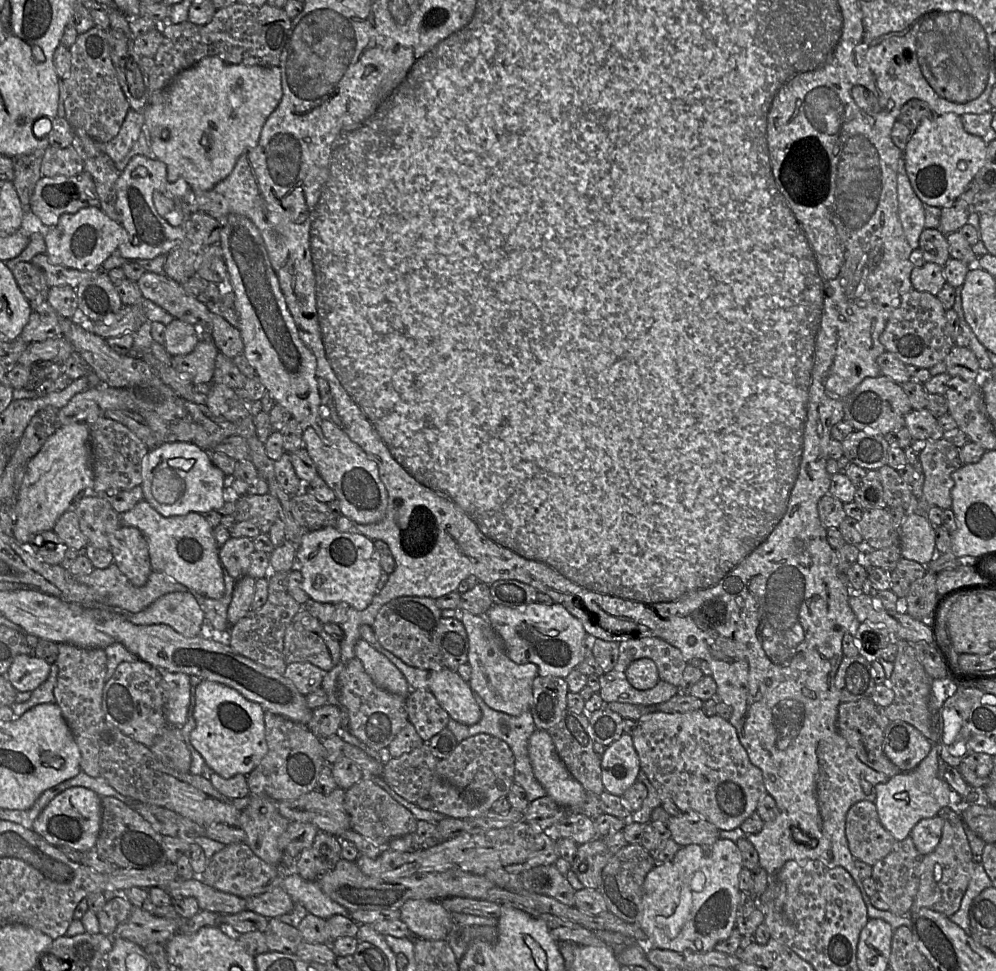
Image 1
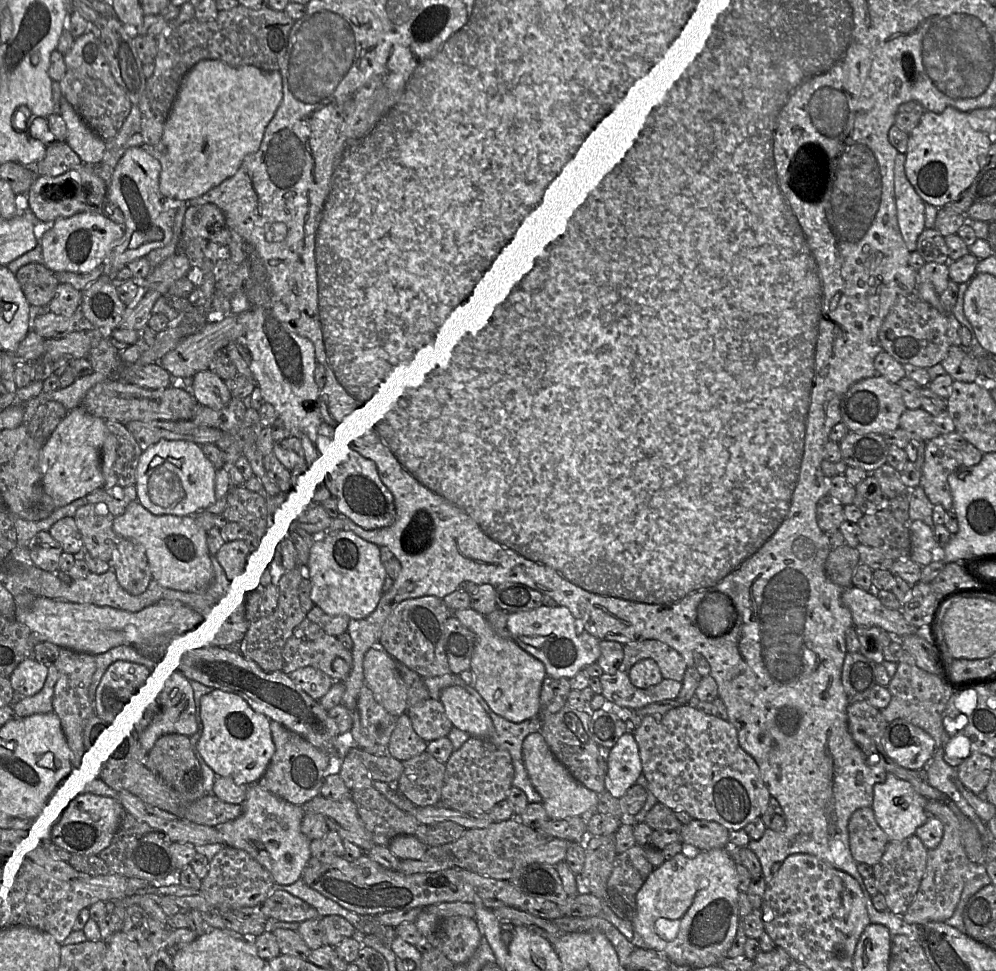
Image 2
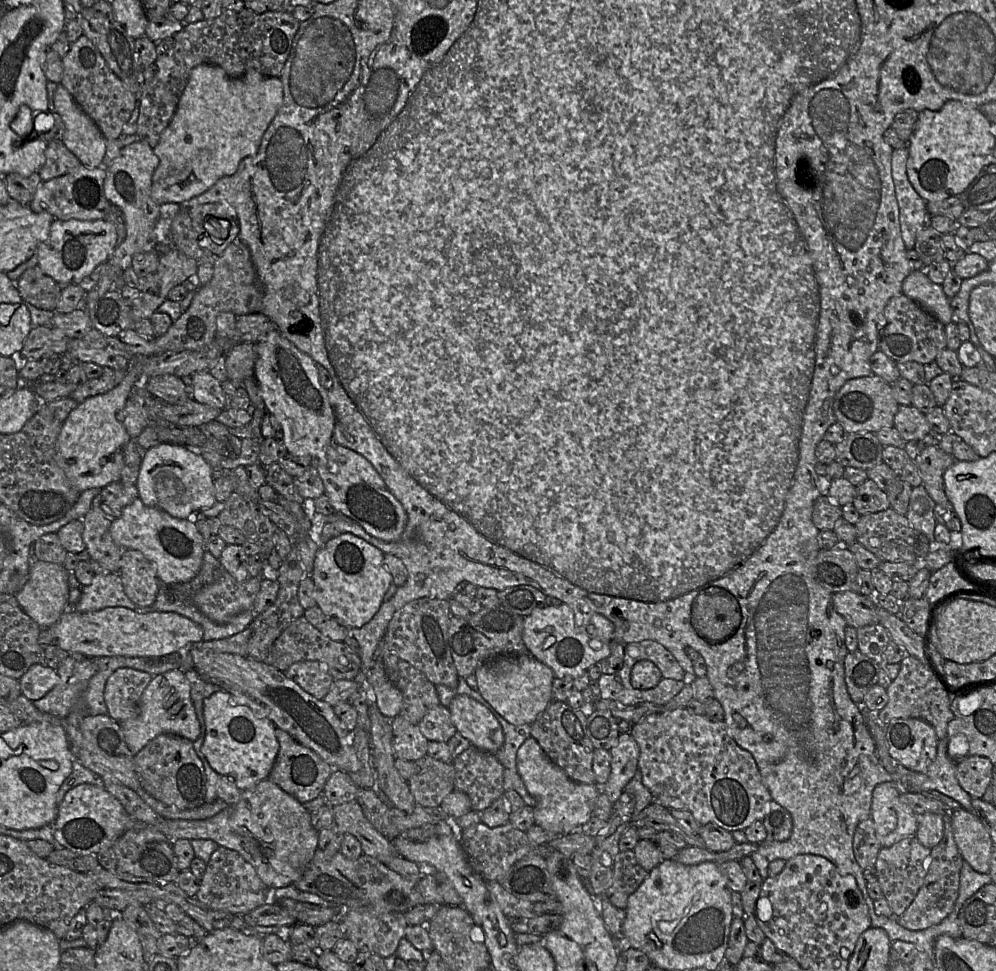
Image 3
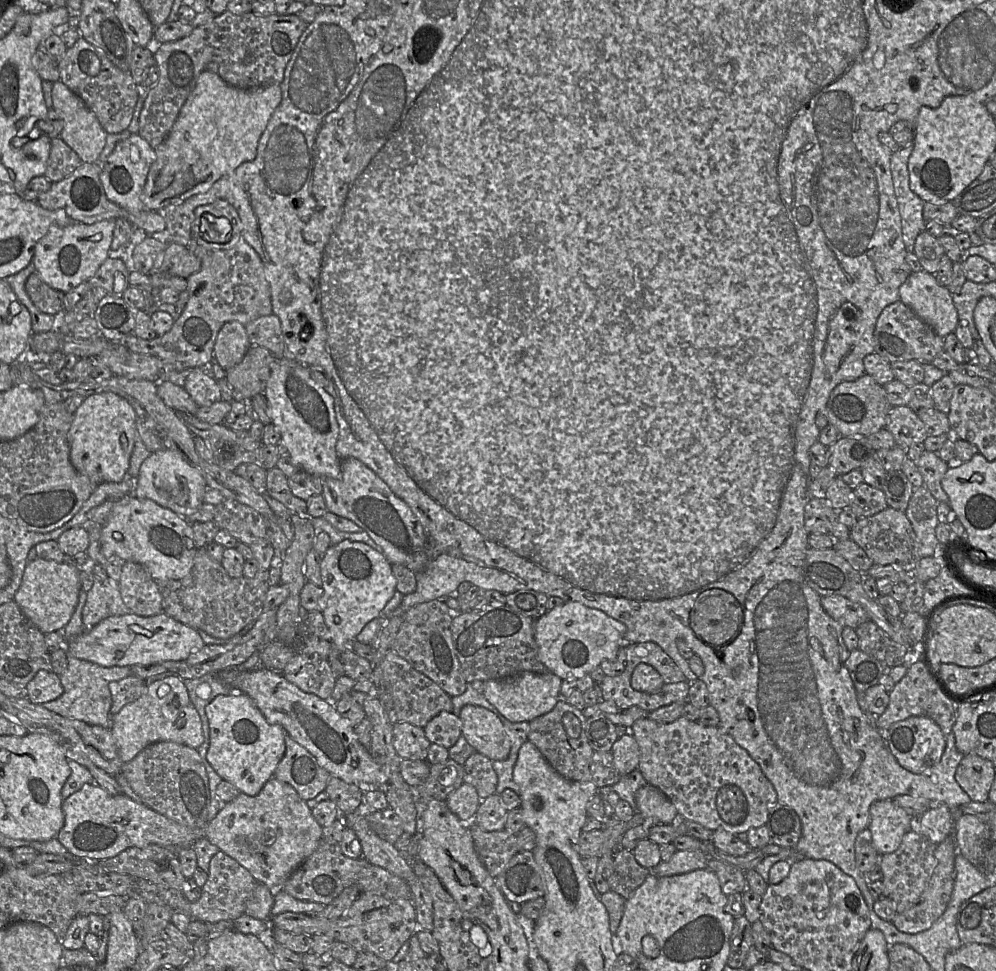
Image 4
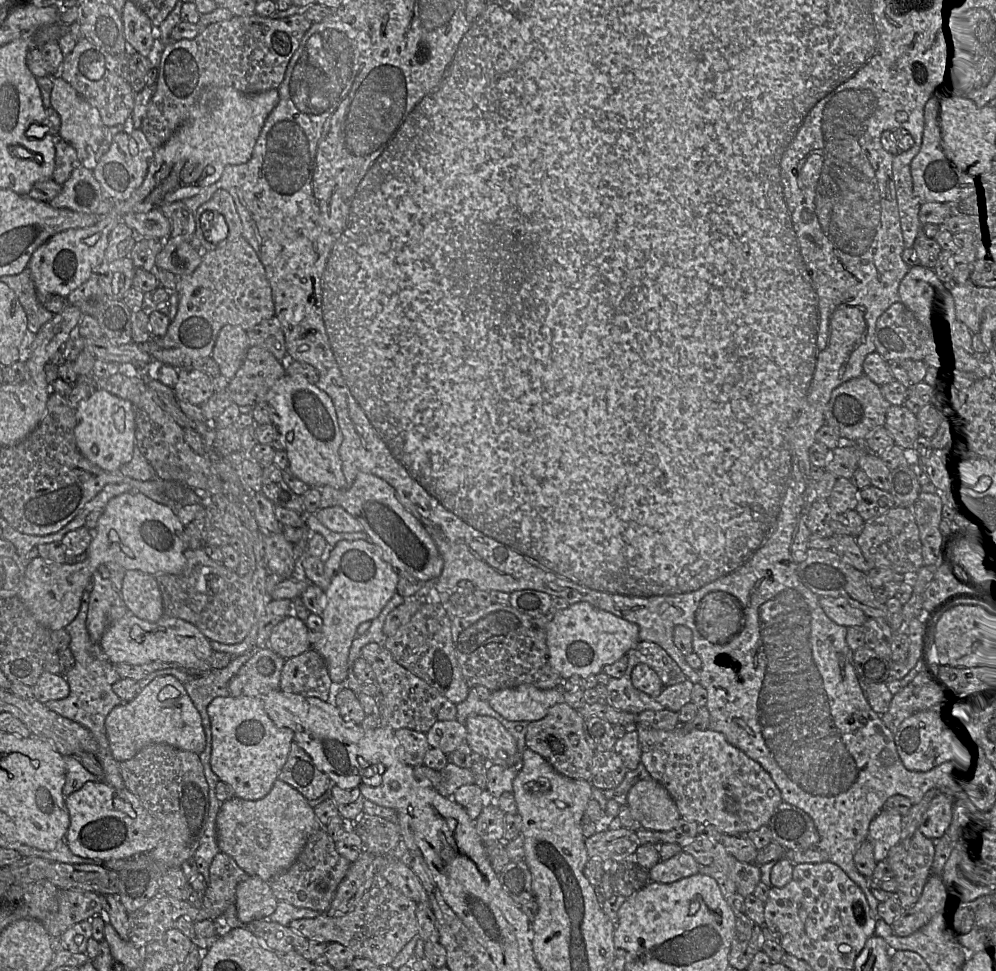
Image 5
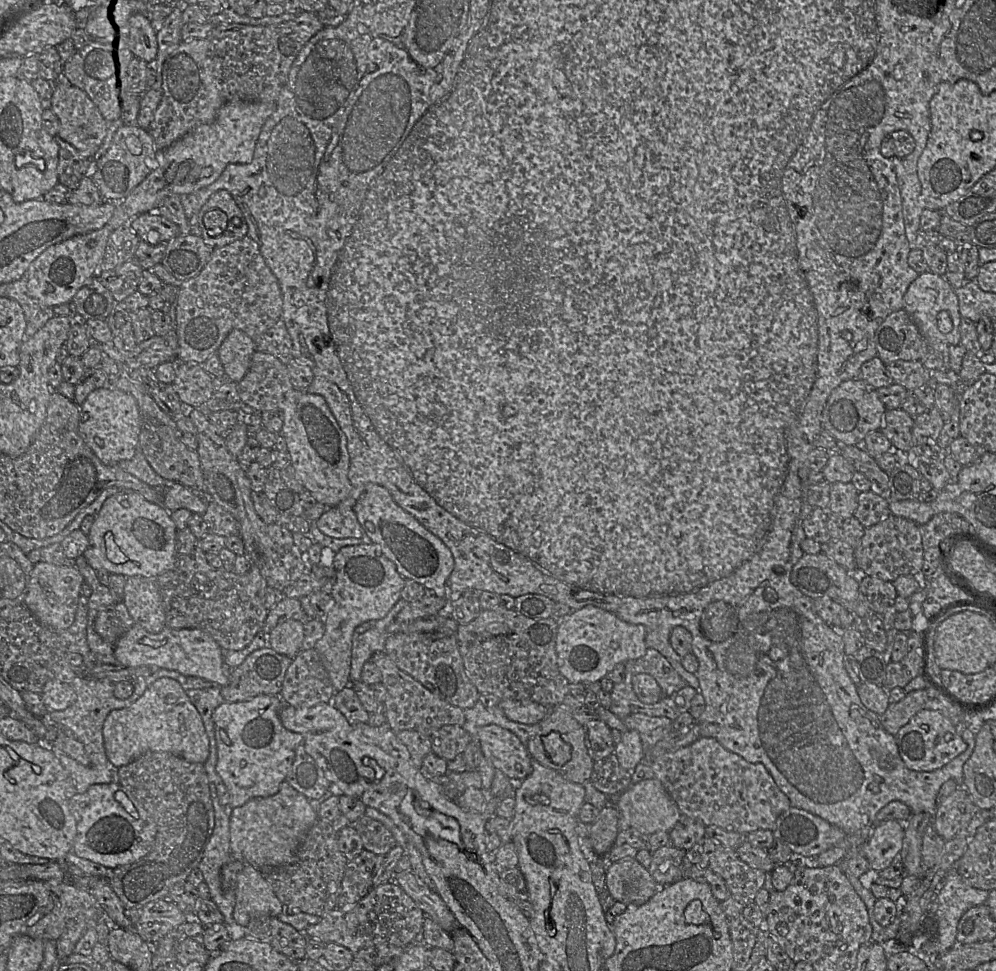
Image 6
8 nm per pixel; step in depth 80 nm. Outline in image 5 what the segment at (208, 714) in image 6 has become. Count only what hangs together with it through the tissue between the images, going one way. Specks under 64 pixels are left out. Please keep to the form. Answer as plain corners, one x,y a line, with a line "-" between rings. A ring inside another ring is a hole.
254,648
241,656
233,657
225,668
202,673
184,684
188,695
201,715
206,740
212,740
208,706
217,697
230,696
229,684
231,680
237,674
241,666
245,664
257,650
257,648

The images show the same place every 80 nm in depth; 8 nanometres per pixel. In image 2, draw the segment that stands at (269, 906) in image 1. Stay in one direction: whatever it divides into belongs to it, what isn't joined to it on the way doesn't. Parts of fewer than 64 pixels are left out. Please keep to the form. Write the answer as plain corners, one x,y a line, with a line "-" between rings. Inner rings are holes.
284,890
271,892
262,903
262,909
269,919
278,921
301,923
309,919
322,918
314,907

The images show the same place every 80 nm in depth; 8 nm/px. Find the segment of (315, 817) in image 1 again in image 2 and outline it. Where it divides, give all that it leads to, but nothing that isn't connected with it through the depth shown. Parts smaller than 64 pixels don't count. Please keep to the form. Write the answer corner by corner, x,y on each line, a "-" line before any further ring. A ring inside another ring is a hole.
318,795
301,807
305,814
323,815
329,830
336,831
343,840
349,840
363,852
370,850
375,845
373,837
359,817
351,797
331,800

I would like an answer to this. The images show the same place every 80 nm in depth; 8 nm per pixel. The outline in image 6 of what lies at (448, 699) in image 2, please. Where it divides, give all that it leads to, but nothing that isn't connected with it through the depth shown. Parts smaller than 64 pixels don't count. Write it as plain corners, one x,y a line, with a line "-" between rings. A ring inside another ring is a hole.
486,724
477,733
478,753
512,779
522,779
531,770
531,755
521,739
499,724

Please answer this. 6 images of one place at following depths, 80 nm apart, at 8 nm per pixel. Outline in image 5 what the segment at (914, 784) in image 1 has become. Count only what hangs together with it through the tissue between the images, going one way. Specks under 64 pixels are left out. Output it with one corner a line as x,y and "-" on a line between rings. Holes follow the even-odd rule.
883,808
872,820
869,837
874,847
874,857
885,861
890,850
901,841
903,816
894,809

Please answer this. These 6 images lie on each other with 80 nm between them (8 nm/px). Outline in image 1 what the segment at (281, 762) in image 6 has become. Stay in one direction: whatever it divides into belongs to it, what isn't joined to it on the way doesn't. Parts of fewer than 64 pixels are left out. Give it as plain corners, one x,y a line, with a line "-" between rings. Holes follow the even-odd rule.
203,679
196,686
193,712
196,725
190,733
190,742
212,772
224,779
237,774
247,776
268,752
265,712
261,705
246,699
235,689

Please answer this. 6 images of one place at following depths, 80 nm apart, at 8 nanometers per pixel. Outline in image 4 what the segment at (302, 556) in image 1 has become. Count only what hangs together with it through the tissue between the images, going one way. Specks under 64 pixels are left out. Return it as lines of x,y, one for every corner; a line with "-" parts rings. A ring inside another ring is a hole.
343,540
330,546
322,556
322,614
332,634
328,662
336,677
344,675
341,654
352,649
357,635
370,621
381,616
396,591
397,580
391,566
382,552
359,541

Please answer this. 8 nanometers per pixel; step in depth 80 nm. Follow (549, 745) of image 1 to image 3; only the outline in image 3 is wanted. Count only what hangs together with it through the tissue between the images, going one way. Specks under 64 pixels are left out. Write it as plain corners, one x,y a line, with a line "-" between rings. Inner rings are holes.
530,736
520,746
516,762
517,771
527,791
536,800
536,805
533,807
536,825
558,837
580,830
580,827
593,816
592,811
599,795
599,786
571,780
545,755
533,737

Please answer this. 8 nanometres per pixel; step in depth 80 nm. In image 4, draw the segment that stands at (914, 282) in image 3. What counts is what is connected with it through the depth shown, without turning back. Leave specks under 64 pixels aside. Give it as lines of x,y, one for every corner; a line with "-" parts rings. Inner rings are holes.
924,270
912,272
900,286
900,300
907,305
922,321
928,324
940,337
945,338
955,331
958,312
953,303
953,295
947,287
941,286
933,274

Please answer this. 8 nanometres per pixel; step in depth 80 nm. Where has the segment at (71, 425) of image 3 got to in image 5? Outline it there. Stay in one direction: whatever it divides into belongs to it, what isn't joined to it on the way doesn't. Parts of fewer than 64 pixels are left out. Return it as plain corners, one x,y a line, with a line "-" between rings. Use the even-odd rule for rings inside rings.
97,389
76,408
75,439
79,451
92,463
109,472
119,471
131,461
136,445
133,405
106,390

